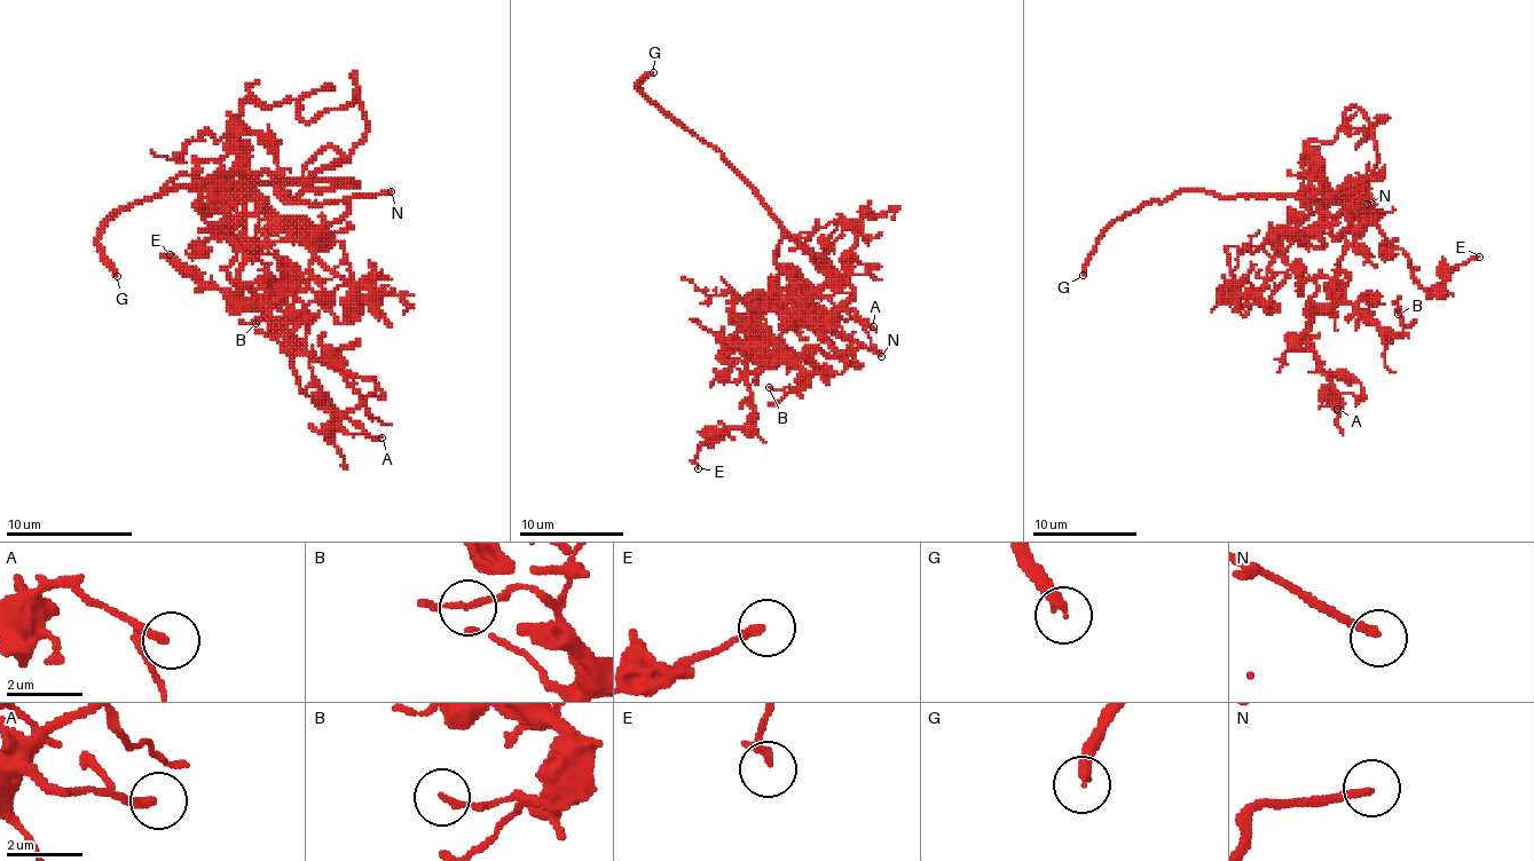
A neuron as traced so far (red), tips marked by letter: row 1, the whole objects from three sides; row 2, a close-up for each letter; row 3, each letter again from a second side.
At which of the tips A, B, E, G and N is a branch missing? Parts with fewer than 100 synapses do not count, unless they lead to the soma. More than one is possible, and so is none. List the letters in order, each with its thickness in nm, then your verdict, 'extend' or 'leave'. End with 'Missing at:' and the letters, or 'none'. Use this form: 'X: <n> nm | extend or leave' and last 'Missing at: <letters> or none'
A: 240 nm | leave
B: 130 nm | leave
E: 200 nm | leave
G: 300 nm | extend
N: 190 nm | extend
Missing at: G, N

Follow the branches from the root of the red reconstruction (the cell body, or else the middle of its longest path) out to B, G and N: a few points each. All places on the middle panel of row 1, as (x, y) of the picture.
B: (824, 322), (787, 318), (839, 374), (761, 358), (755, 324), (802, 374), (769, 387)
G: (824, 322), (787, 318), (834, 314), (852, 290), (718, 151), (643, 93), (637, 86), (653, 72)
N: (824, 322), (881, 356)

